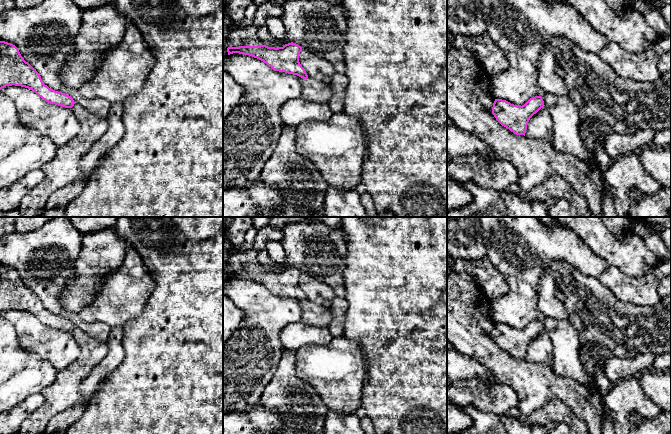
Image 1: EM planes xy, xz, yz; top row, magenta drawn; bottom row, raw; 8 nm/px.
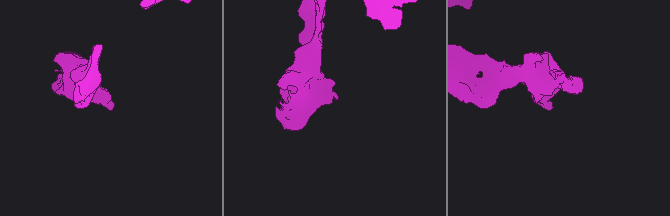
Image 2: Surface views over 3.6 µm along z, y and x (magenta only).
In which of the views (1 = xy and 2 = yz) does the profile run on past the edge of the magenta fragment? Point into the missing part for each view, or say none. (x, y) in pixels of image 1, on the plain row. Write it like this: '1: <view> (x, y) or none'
1: none
2: none

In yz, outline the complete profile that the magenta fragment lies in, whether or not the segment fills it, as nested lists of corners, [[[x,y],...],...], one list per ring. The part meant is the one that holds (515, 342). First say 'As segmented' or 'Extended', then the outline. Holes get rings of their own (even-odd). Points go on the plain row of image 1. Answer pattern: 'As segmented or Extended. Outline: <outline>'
As segmented. Outline: [[[541,320],[530,322],[524,329],[518,330],[502,323],[495,323],[492,338],[504,351],[516,359],[524,359],[530,342],[543,332]]]

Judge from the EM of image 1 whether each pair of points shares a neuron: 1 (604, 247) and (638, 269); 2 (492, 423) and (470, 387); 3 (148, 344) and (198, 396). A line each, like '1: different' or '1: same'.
1: same
2: different
3: same

